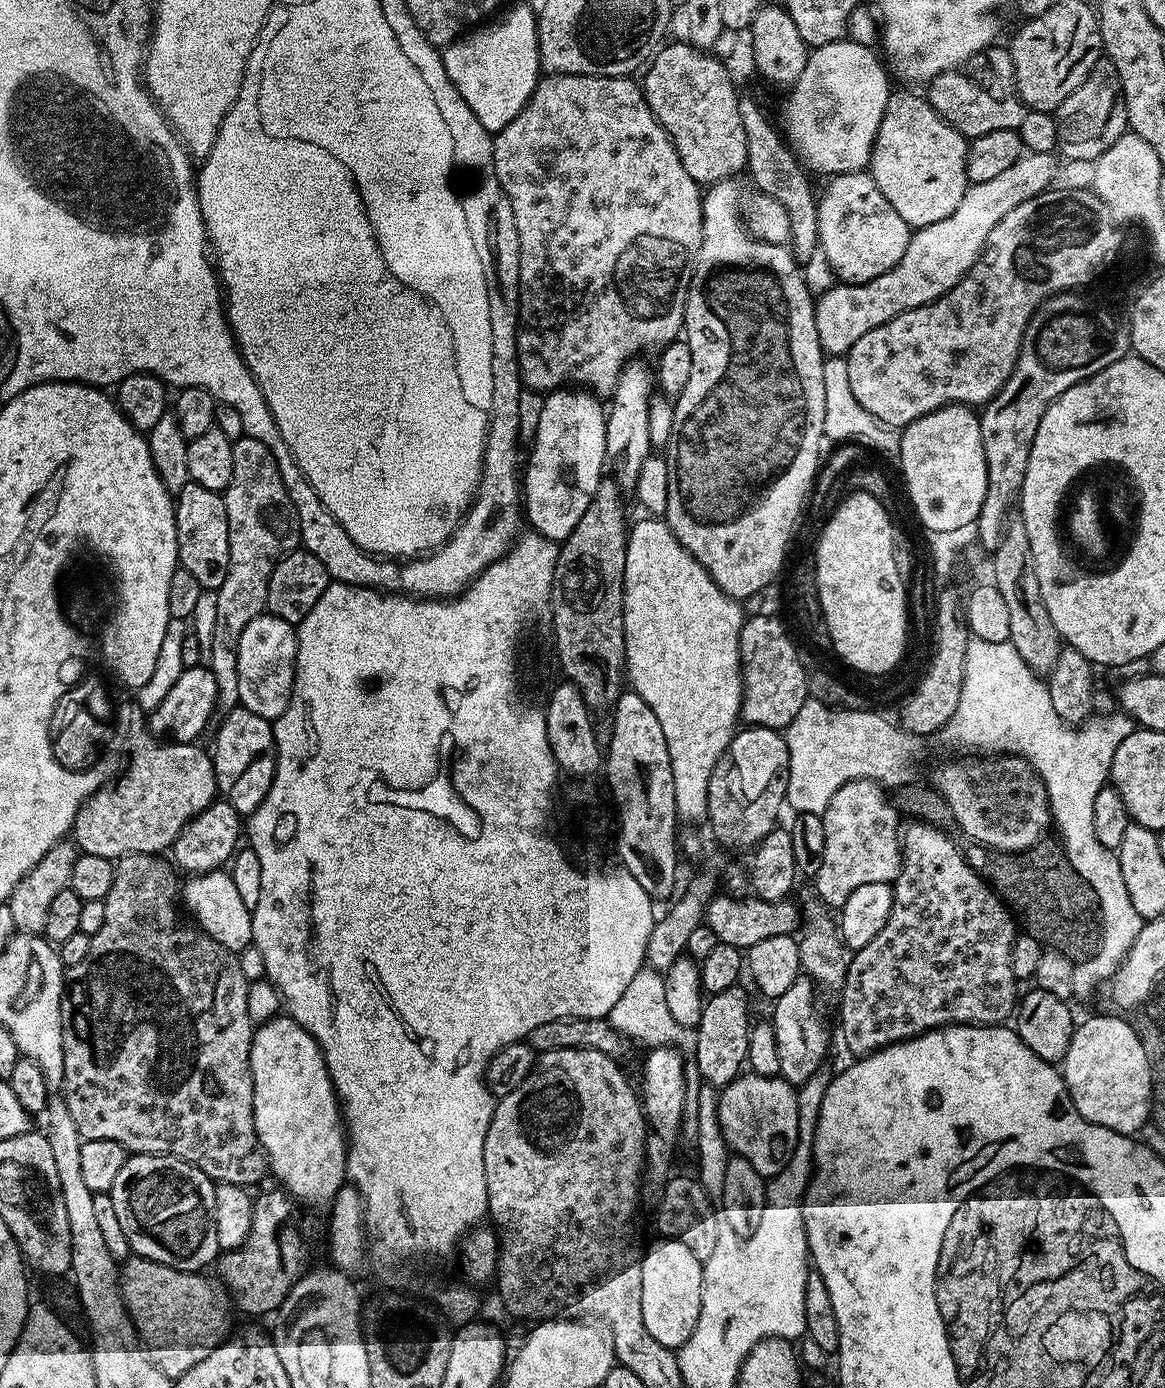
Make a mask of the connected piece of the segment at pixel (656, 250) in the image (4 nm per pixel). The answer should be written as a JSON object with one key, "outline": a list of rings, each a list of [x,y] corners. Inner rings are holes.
{"outline":[[[545,75],[518,118],[514,118],[514,122],[492,137],[492,169],[514,210],[520,243],[520,311],[514,329],[514,351],[525,389],[547,394],[565,386],[583,386],[597,397],[611,397],[620,372],[629,360],[644,354],[640,352],[647,348],[663,349],[681,335],[684,327],[692,272],[696,268],[698,250],[702,250],[704,197],[701,185],[696,184],[690,174],[686,174],[686,166],[682,166],[682,158],[678,158],[678,150],[668,137],[667,130],[650,110],[643,87],[634,81],[626,76]]]}

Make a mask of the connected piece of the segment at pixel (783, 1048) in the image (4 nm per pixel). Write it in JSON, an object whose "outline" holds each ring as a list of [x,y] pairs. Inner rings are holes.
{"outline":[[[802,974],[771,1005],[772,1017],[770,1023],[774,1030],[774,1038],[778,1038],[778,1066],[780,1076],[793,1086],[799,1086],[810,1078],[810,1074],[821,1071],[824,1055],[828,1052],[828,1032],[816,1013],[816,992],[812,980]]]}

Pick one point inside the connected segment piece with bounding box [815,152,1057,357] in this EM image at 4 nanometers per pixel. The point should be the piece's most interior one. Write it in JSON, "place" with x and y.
{"place":[939,255]}

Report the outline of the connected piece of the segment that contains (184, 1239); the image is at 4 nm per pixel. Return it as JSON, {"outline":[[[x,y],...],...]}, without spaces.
{"outline":[[[129,1155],[118,1178],[114,1178],[110,1195],[122,1234],[126,1234],[129,1249],[137,1257],[199,1273],[221,1255],[216,1184],[185,1160],[176,1156]]]}

